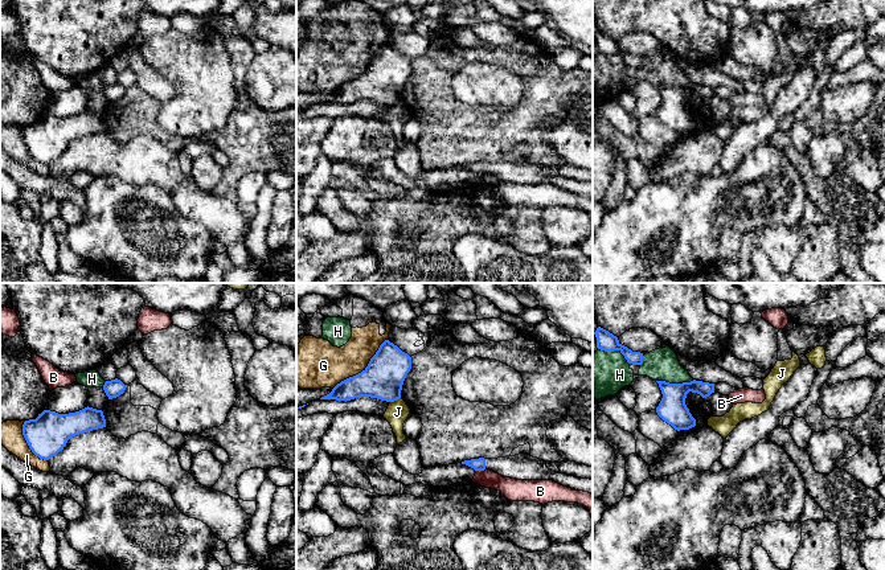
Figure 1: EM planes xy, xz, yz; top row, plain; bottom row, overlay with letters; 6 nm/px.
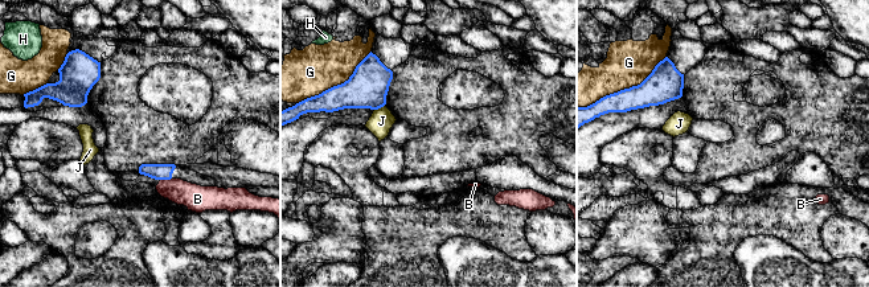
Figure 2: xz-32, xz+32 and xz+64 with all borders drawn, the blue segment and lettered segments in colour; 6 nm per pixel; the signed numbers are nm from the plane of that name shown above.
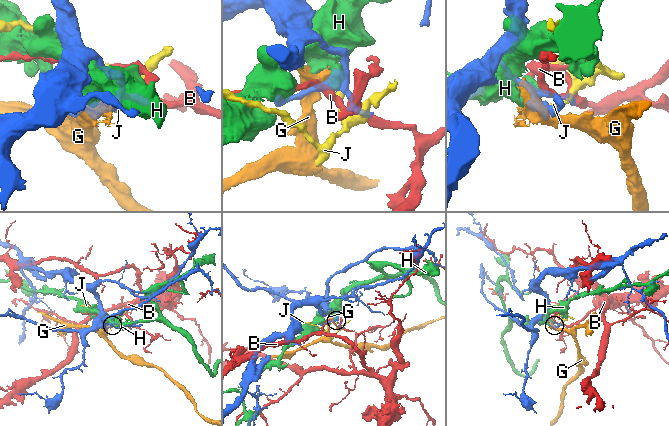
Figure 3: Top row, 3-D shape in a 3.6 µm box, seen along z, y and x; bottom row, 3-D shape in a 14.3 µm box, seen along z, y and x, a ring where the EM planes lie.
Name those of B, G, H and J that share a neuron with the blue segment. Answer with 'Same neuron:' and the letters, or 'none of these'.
Same neuron: none of these

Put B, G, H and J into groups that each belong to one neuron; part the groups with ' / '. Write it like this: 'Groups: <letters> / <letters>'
Groups: B / G / H / J

